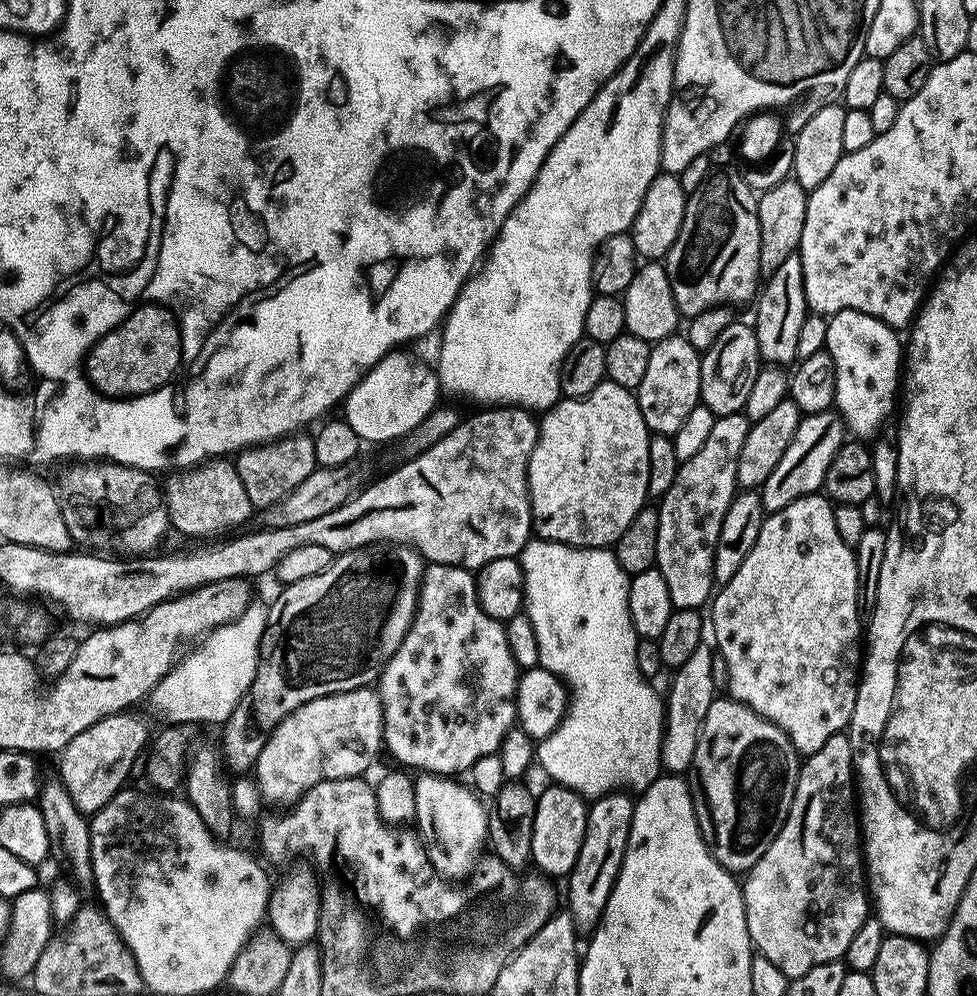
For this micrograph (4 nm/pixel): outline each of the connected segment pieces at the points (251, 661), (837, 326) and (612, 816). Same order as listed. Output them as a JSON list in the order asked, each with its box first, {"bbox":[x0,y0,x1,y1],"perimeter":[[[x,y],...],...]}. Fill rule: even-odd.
[{"bbox":[152,602,268,726],"perimeter":[[[255,602],[249,603],[247,607],[245,607],[244,612],[238,617],[235,622],[231,623],[223,623],[219,627],[212,629],[211,632],[207,633],[203,637],[202,642],[208,645],[208,648],[205,648],[201,643],[199,647],[195,649],[195,652],[191,654],[185,655],[183,658],[188,661],[188,665],[184,668],[180,666],[173,667],[171,671],[165,673],[164,676],[161,677],[159,684],[156,685],[154,689],[154,697],[156,696],[156,701],[153,702],[152,708],[157,712],[160,716],[169,716],[169,721],[179,722],[179,721],[193,721],[193,722],[201,722],[202,720],[206,724],[216,724],[216,726],[223,725],[225,720],[230,718],[230,714],[236,709],[240,701],[245,699],[248,694],[248,688],[252,685],[252,679],[254,678],[254,674],[256,673],[256,660],[260,657],[260,640],[264,637],[264,628],[268,624],[268,608],[265,605],[255,604]]]},{"bbox":[824,310,902,441],"perimeter":[[[842,310],[828,320],[824,348],[833,360],[833,376],[836,379],[834,408],[844,428],[851,435],[853,432],[857,441],[867,441],[867,436],[874,435],[883,426],[892,407],[895,404],[897,407],[898,389],[902,384],[902,340],[896,336],[899,336],[897,329],[858,310]]]},{"bbox":[566,794,634,934],"perimeter":[[[628,794],[598,796],[591,801],[584,831],[584,841],[578,850],[578,858],[572,871],[566,877],[568,883],[567,911],[572,913],[572,921],[581,933],[588,934],[604,919],[606,902],[620,873],[626,854],[628,835],[632,825],[634,800]]]}]

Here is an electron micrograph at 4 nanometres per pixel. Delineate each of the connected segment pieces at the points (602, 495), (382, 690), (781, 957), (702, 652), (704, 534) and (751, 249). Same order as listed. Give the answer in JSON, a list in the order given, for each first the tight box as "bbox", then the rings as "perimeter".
[{"bbox":[528,382,650,548],"perimeter":[[[605,382],[588,396],[579,398],[564,398],[552,405],[543,413],[536,434],[536,445],[528,459],[528,497],[532,507],[532,530],[539,539],[552,540],[556,544],[569,544],[571,548],[608,548],[615,545],[618,538],[626,531],[626,526],[634,522],[634,514],[641,512],[646,507],[649,499],[648,483],[650,482],[650,435],[646,422],[642,418],[640,403],[629,389],[611,382]]]},{"bbox":[378,563,518,778],"perimeter":[[[429,563],[424,569],[424,576],[420,579],[419,596],[416,599],[416,616],[412,619],[405,632],[405,637],[394,654],[386,662],[386,666],[380,671],[378,681],[378,695],[380,697],[380,711],[383,713],[382,740],[392,751],[392,756],[396,760],[401,760],[409,769],[420,768],[424,774],[439,774],[445,778],[451,777],[452,772],[467,773],[478,762],[478,758],[499,753],[500,744],[503,742],[505,733],[516,724],[516,682],[518,679],[518,669],[514,658],[510,654],[510,648],[506,642],[504,634],[504,624],[499,620],[490,618],[480,608],[480,603],[476,597],[476,577],[467,568],[459,568],[453,564],[433,564]]]},{"bbox":[742,734,870,978],"perimeter":[[[841,734],[826,738],[826,742],[822,742],[822,750],[811,753],[801,763],[800,777],[796,783],[796,793],[792,799],[786,822],[782,826],[782,830],[776,832],[774,842],[770,842],[766,854],[762,854],[762,858],[758,858],[758,862],[753,868],[748,869],[742,880],[742,891],[744,893],[748,933],[755,951],[759,955],[770,958],[770,962],[774,962],[774,966],[778,966],[778,970],[782,970],[782,974],[795,978],[814,970],[814,966],[822,966],[831,960],[840,960],[847,957],[848,947],[854,938],[854,934],[858,934],[858,930],[870,916],[870,896],[866,891],[866,865],[862,855],[862,833],[858,819],[858,804],[854,799],[854,757],[852,744],[848,741],[847,735]]]},{"bbox":[660,642,718,774],"perimeter":[[[701,642],[698,646],[698,650],[694,650],[694,654],[690,654],[690,658],[686,658],[686,662],[682,662],[682,666],[675,669],[673,676],[676,677],[672,680],[672,689],[669,690],[668,696],[666,692],[664,737],[660,742],[660,762],[665,773],[684,774],[691,769],[694,750],[698,746],[698,734],[702,730],[702,722],[706,718],[706,710],[710,710],[712,701],[718,692],[718,686],[710,674],[713,655],[713,645],[708,642]]]},{"bbox":[656,415,750,609],"perimeter":[[[743,415],[734,416],[718,416],[714,422],[714,427],[710,429],[710,434],[706,438],[706,442],[702,446],[702,450],[698,450],[698,454],[694,454],[694,458],[683,461],[680,469],[674,474],[674,480],[670,482],[670,488],[666,490],[666,494],[659,497],[658,500],[658,554],[656,555],[656,567],[662,574],[662,578],[666,578],[666,590],[670,590],[670,598],[672,599],[673,609],[678,608],[694,608],[703,609],[709,603],[710,597],[714,592],[714,581],[712,578],[712,566],[714,564],[714,550],[718,540],[718,530],[722,530],[722,518],[726,518],[726,510],[730,510],[730,502],[738,494],[736,486],[736,471],[738,470],[738,454],[742,454],[742,442],[746,442],[746,434],[750,427],[749,421]]]},{"bbox":[662,174,762,318],"perimeter":[[[728,174],[709,175],[708,179],[688,196],[686,214],[682,214],[682,230],[678,230],[678,238],[674,238],[674,244],[670,246],[662,261],[676,303],[676,311],[684,318],[697,316],[711,308],[740,304],[752,295],[753,299],[762,280],[760,231],[756,213],[757,193],[744,181],[743,175],[724,175]]]}]

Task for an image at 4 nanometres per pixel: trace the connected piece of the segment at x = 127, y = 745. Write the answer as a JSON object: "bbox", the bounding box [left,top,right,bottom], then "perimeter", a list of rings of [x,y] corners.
{"bbox":[59,714,150,814],"perimeter":[[[117,714],[102,718],[94,726],[79,732],[59,753],[59,777],[68,791],[70,799],[81,814],[95,814],[110,802],[116,793],[125,787],[136,755],[149,743],[150,734],[144,724],[132,714]]]}

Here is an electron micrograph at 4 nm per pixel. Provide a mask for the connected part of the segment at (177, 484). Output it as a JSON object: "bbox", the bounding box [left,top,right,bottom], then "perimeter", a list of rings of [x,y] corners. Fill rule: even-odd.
{"bbox":[162,458,254,536],"perimeter":[[[213,458],[190,468],[173,471],[169,476],[172,477],[164,484],[164,496],[162,492],[162,508],[169,525],[188,536],[208,536],[219,528],[232,528],[254,514],[250,498],[246,498],[246,490],[242,487],[242,480],[238,478],[238,470],[229,459]]]}

